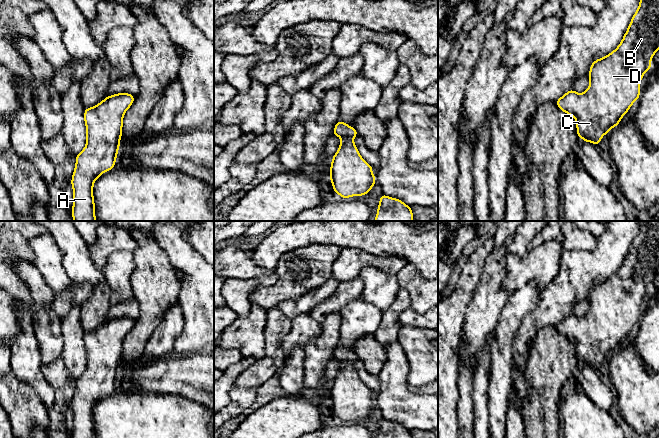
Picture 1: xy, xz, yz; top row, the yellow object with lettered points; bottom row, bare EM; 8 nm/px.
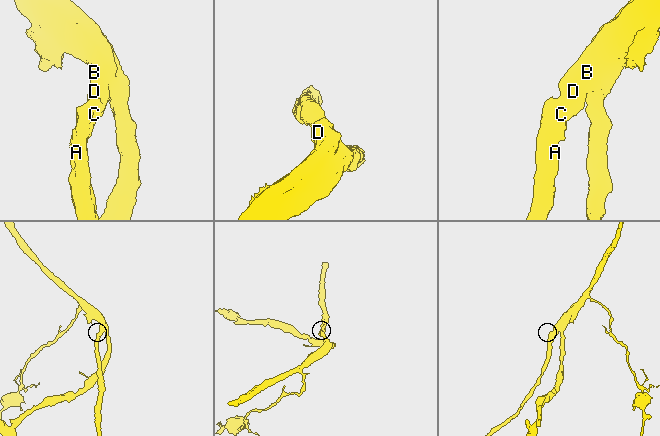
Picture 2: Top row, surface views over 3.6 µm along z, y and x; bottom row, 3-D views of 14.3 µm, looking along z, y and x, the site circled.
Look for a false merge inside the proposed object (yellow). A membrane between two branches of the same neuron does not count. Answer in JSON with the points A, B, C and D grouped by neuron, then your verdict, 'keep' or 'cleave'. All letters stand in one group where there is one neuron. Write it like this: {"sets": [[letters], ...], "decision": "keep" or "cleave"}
{"sets": [["A", "B", "C", "D"]], "decision": "keep"}

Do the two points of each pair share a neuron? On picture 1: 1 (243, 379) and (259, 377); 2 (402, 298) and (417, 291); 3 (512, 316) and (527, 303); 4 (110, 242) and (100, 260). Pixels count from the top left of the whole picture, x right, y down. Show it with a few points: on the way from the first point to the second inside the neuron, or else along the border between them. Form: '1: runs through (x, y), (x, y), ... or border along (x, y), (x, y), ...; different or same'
1: runs through (247, 379), (255, 377); same
2: border along (401, 287), (408, 292), (411, 306); different
3: runs through (516, 312), (523, 305); same
4: runs through (106, 246), (100, 252), (100, 256); same

